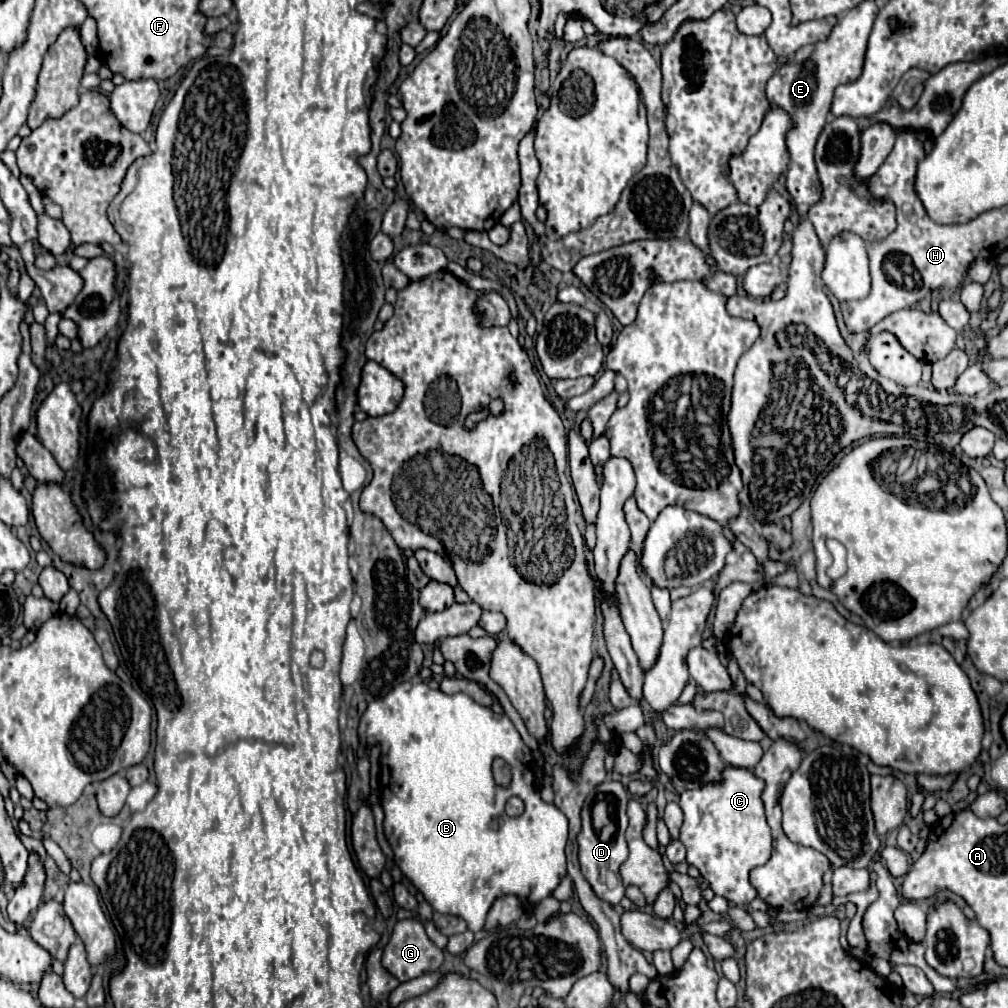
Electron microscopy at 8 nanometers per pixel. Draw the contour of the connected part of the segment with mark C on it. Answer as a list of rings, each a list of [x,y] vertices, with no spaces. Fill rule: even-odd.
[[[727,766],[723,772],[721,784],[705,784],[697,790],[687,790],[681,794],[681,800],[679,800],[679,806],[685,814],[679,840],[687,848],[687,864],[695,866],[701,872],[703,880],[709,882],[711,890],[717,896],[727,898],[735,906],[749,906],[759,896],[757,890],[751,886],[749,872],[755,866],[763,866],[771,858],[771,830],[765,822],[765,810],[761,802],[763,786],[765,786],[763,780],[755,778],[751,770]]]

